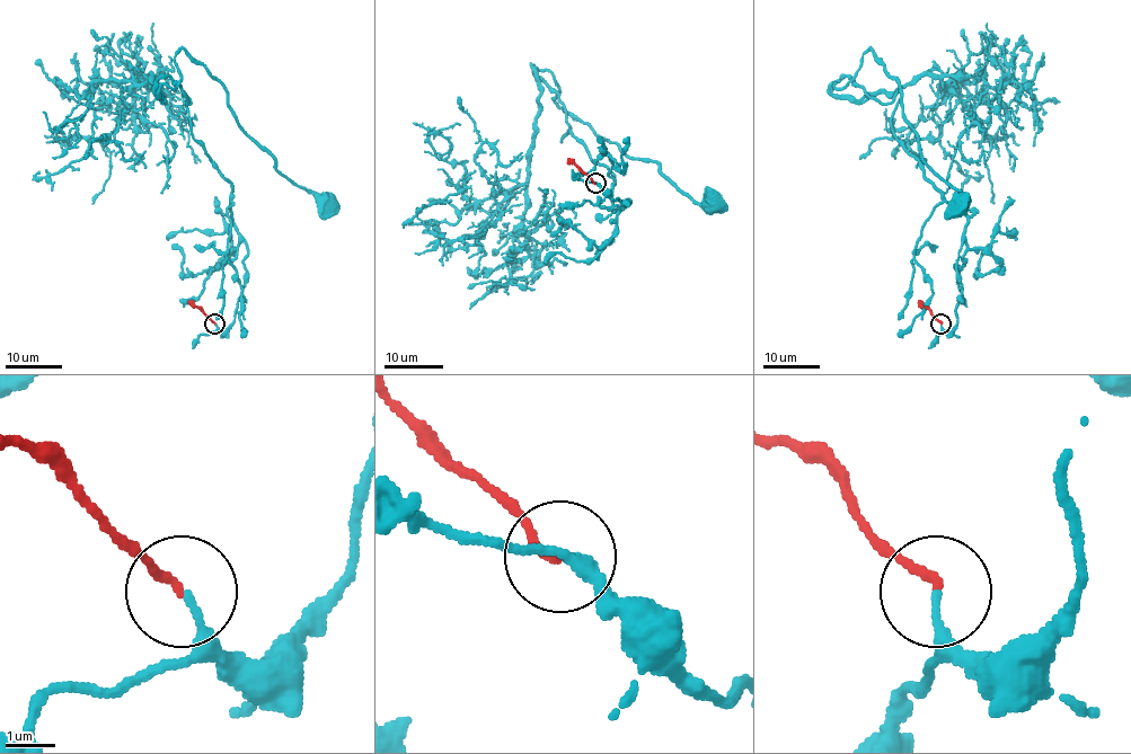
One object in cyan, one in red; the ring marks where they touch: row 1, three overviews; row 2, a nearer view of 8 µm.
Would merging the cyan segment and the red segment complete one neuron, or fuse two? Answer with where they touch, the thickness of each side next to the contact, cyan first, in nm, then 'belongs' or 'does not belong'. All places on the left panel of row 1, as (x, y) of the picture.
(214, 324) | 140/160 nm | belongs

